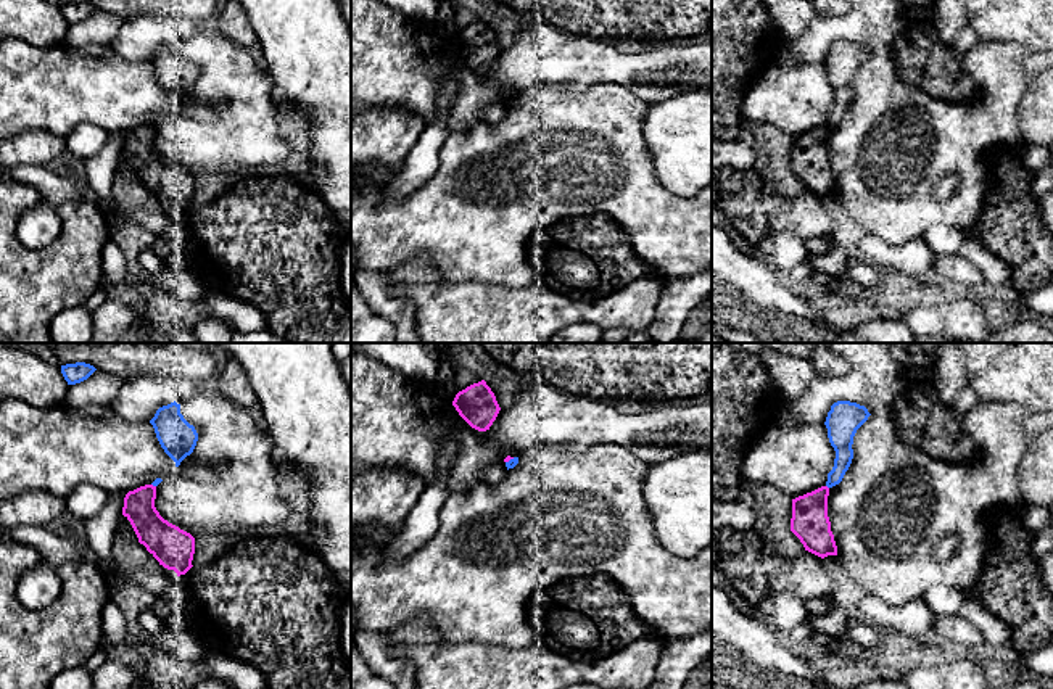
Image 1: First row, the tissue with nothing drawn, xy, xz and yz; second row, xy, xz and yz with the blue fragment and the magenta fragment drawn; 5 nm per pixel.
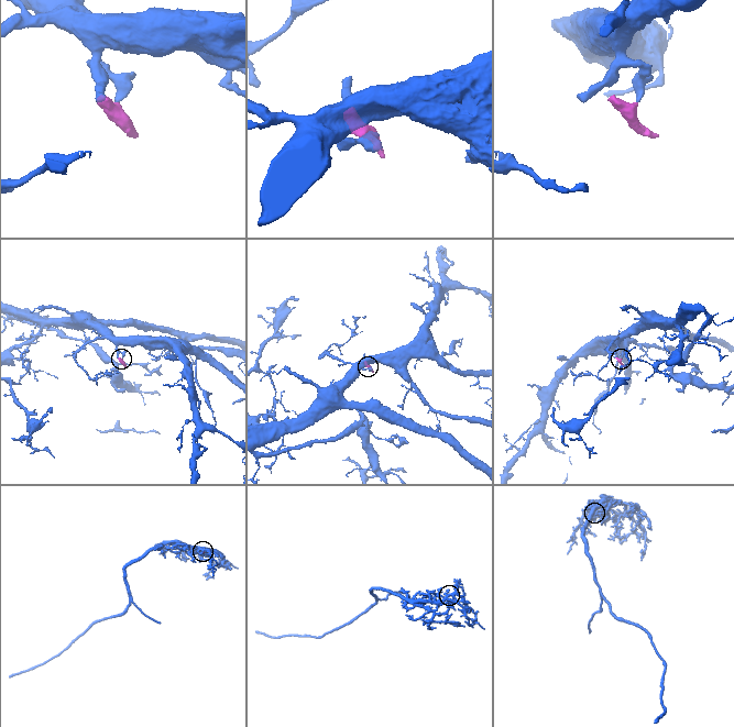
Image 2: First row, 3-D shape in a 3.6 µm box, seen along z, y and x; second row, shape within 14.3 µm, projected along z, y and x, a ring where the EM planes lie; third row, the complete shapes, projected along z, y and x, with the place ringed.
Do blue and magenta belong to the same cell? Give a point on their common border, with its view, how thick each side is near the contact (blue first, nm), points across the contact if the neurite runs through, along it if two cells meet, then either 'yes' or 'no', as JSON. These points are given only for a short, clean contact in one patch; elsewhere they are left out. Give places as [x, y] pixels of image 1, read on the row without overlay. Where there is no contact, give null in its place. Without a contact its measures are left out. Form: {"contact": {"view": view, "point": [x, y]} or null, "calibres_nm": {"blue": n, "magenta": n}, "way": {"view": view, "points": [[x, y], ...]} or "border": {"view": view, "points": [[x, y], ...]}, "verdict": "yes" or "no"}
{"contact": {"view": "xz", "point": [511, 99]}, "calibres_nm": {"blue": 50, "magenta": 20}, "verdict": "no"}

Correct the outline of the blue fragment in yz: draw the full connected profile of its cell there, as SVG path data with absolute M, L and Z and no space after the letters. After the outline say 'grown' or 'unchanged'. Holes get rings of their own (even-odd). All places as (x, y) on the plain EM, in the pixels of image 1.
M837 40L826 56L828 77L836 90L834 106L828 113L826 126L839 124L853 98L853 76L871 53L865 45L850 40Z; unchanged

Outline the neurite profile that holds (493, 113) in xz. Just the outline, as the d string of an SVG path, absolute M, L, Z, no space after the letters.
M506 103L488 105L480 113L481 121L489 122L489 124L498 124L499 121L506 118L506 114L507 114Z

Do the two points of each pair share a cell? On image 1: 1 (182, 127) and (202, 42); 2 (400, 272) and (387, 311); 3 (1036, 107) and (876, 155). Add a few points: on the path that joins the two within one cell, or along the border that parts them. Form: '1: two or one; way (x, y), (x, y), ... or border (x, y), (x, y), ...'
1: one; way (214, 131), (224, 131), (251, 103), (229, 74)
2: one; way (390, 282), (385, 287), (385, 301)
3: two; border (1032, 76), (1018, 108), (1018, 131), (1024, 144)

